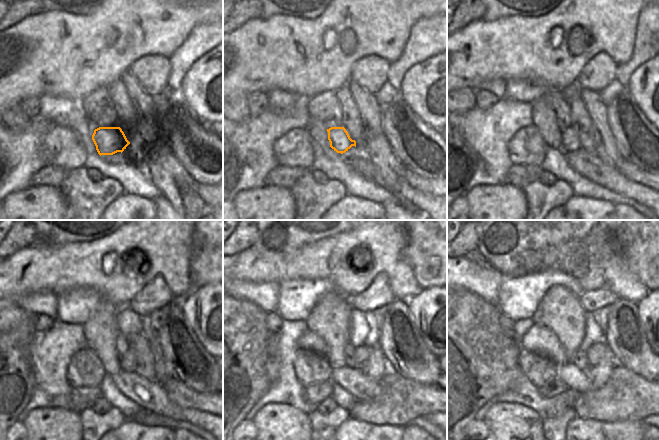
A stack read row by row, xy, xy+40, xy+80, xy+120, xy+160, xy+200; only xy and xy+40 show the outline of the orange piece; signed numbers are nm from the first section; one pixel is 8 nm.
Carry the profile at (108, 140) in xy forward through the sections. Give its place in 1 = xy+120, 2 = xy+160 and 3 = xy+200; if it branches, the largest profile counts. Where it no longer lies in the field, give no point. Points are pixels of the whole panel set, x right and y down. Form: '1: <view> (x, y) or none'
1: xy+120 (127, 361)
2: xy+160 (362, 353)
3: xy+200 (599, 353)

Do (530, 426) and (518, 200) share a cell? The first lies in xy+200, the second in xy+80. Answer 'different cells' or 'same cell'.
same cell

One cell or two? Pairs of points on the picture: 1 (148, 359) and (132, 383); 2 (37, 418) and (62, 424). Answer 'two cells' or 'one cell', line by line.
1: two cells
2: one cell

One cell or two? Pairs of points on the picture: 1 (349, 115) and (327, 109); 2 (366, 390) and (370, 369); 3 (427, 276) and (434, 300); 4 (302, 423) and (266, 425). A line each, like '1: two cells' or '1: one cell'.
1: two cells
2: two cells
3: two cells
4: one cell

